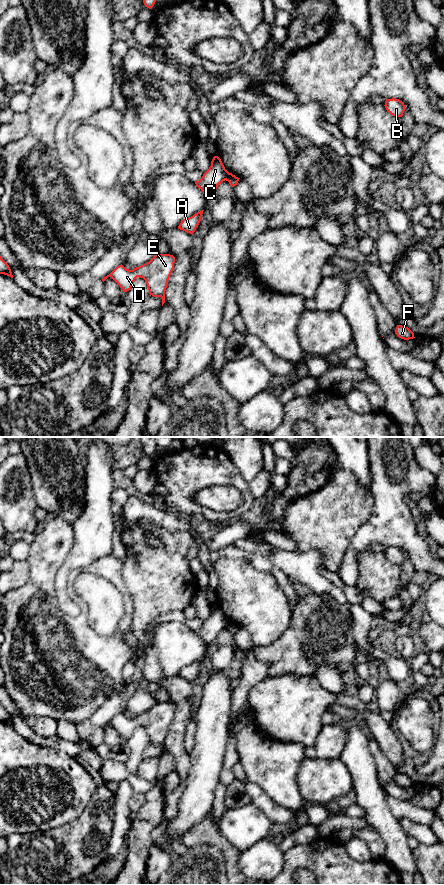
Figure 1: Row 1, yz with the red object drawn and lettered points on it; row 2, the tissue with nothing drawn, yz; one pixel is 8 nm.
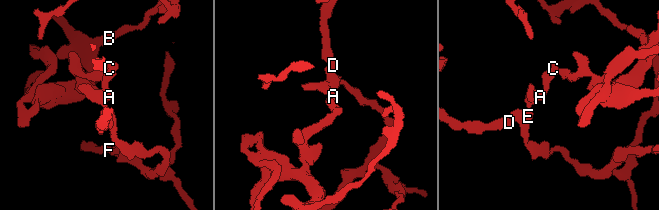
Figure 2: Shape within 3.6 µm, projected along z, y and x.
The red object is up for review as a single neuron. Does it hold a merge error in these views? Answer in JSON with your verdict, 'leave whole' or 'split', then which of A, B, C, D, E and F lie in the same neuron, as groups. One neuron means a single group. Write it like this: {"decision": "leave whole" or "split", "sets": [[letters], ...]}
{"decision": "split", "sets": [["A", "C", "D", "E", "F"], ["B"]]}

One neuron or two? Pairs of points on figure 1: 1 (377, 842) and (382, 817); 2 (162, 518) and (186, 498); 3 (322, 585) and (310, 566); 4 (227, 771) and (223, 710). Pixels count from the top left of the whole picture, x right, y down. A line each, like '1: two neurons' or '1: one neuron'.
1: two neurons
2: two neurons
3: one neuron
4: two neurons

